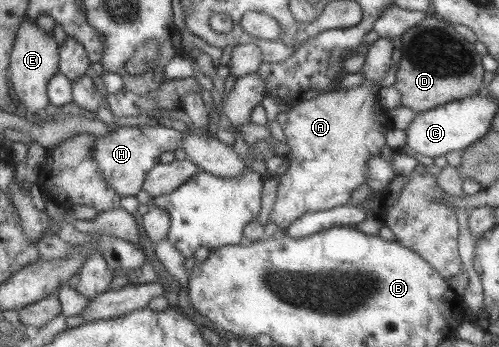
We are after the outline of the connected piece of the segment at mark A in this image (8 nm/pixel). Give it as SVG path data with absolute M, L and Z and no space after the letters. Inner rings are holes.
M379 37L367 49L360 71L365 79L359 87L325 92L289 108L288 120L282 128L290 146L290 154L286 156L290 163L284 174L276 176L276 202L269 222L285 231L303 214L346 205L352 192L366 182L368 159L380 155L386 133L392 129L387 110L378 102L380 82L394 62L392 55L392 39Z

